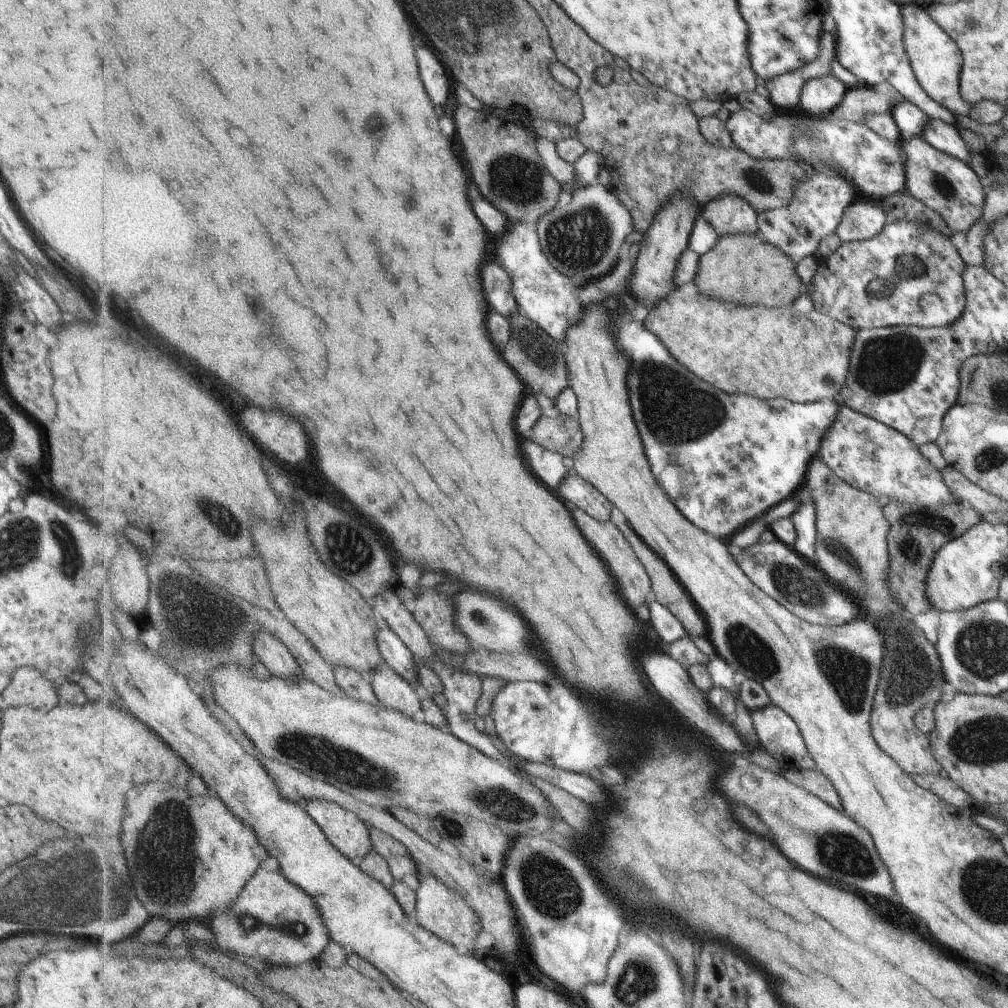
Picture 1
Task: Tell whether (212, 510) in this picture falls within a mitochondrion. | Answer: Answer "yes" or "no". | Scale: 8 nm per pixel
yes

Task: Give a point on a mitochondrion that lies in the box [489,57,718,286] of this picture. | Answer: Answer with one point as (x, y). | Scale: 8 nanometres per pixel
(578, 240)

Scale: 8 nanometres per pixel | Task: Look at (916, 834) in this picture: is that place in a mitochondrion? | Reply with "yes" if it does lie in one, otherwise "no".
no

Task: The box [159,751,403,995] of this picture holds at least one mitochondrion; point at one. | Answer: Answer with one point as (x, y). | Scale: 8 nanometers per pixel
(248, 923)

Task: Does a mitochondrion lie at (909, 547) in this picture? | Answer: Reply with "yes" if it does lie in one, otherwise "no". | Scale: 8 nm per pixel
yes

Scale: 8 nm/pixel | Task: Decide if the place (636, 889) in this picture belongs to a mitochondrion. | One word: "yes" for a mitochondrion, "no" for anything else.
yes

